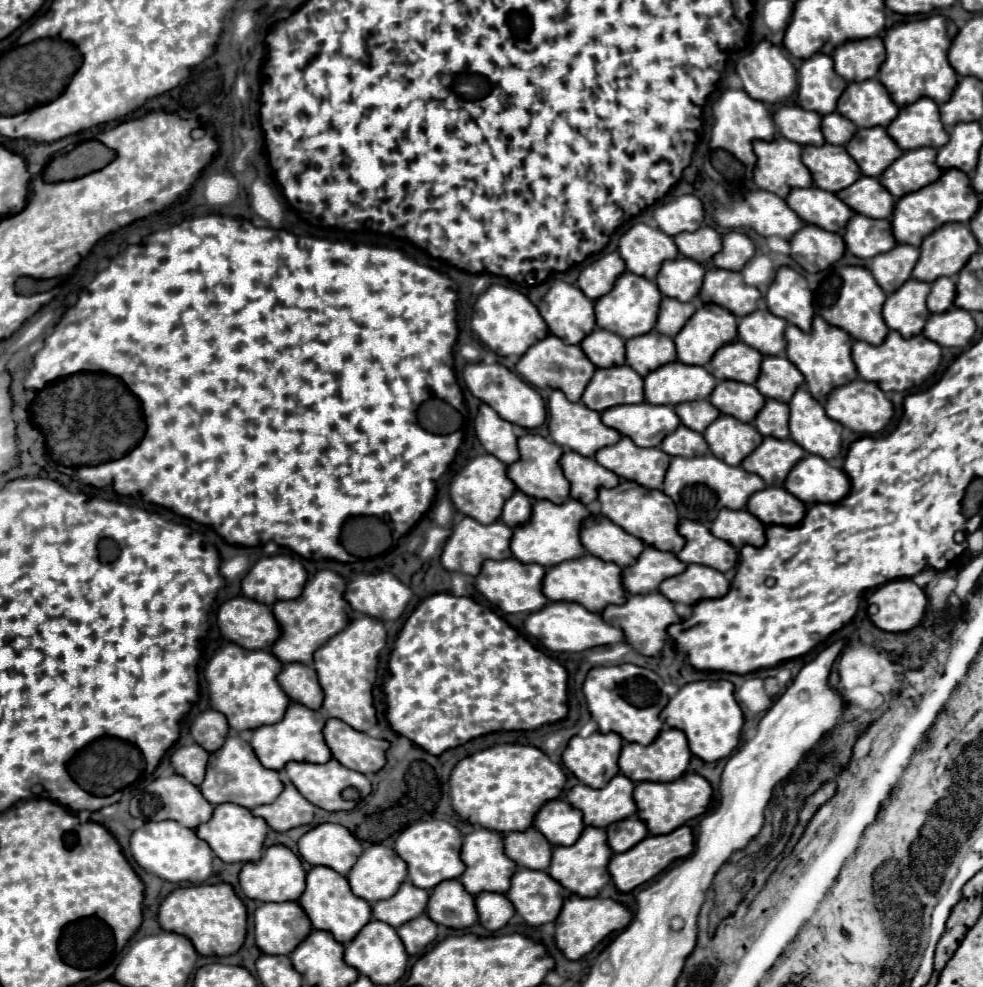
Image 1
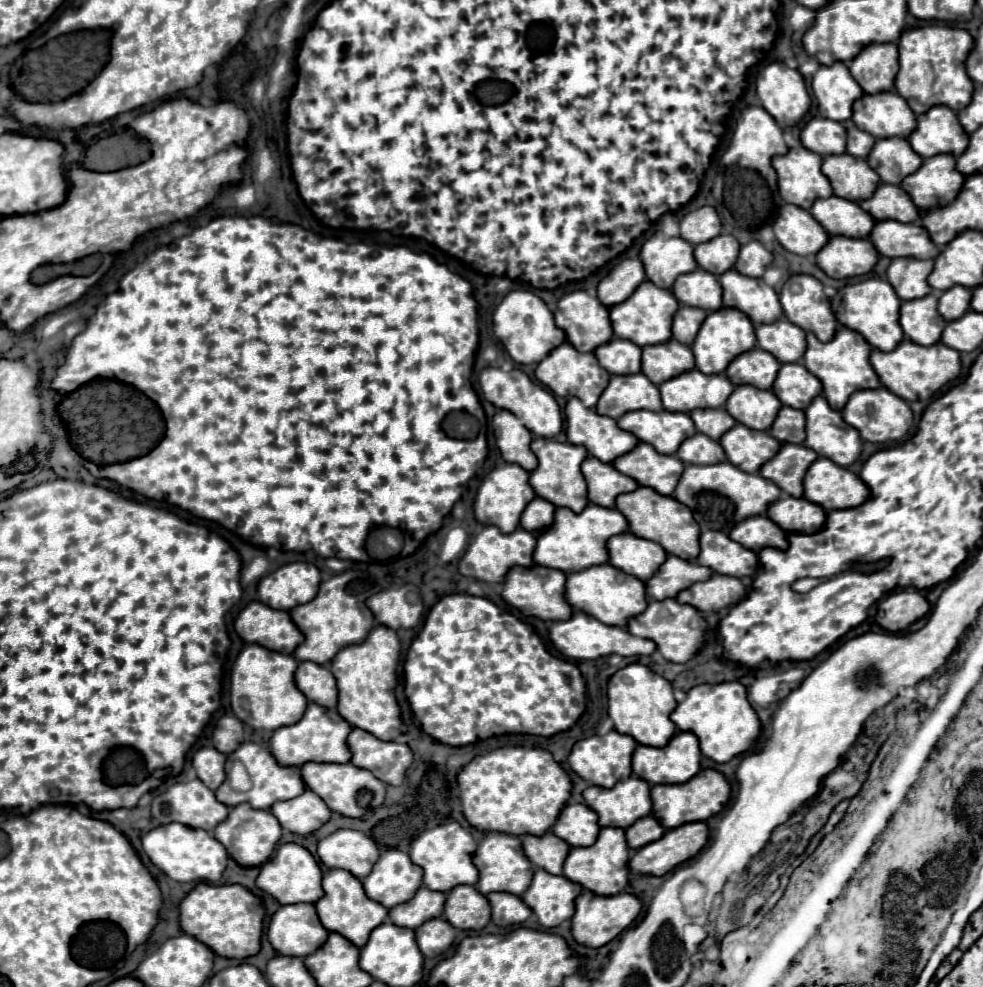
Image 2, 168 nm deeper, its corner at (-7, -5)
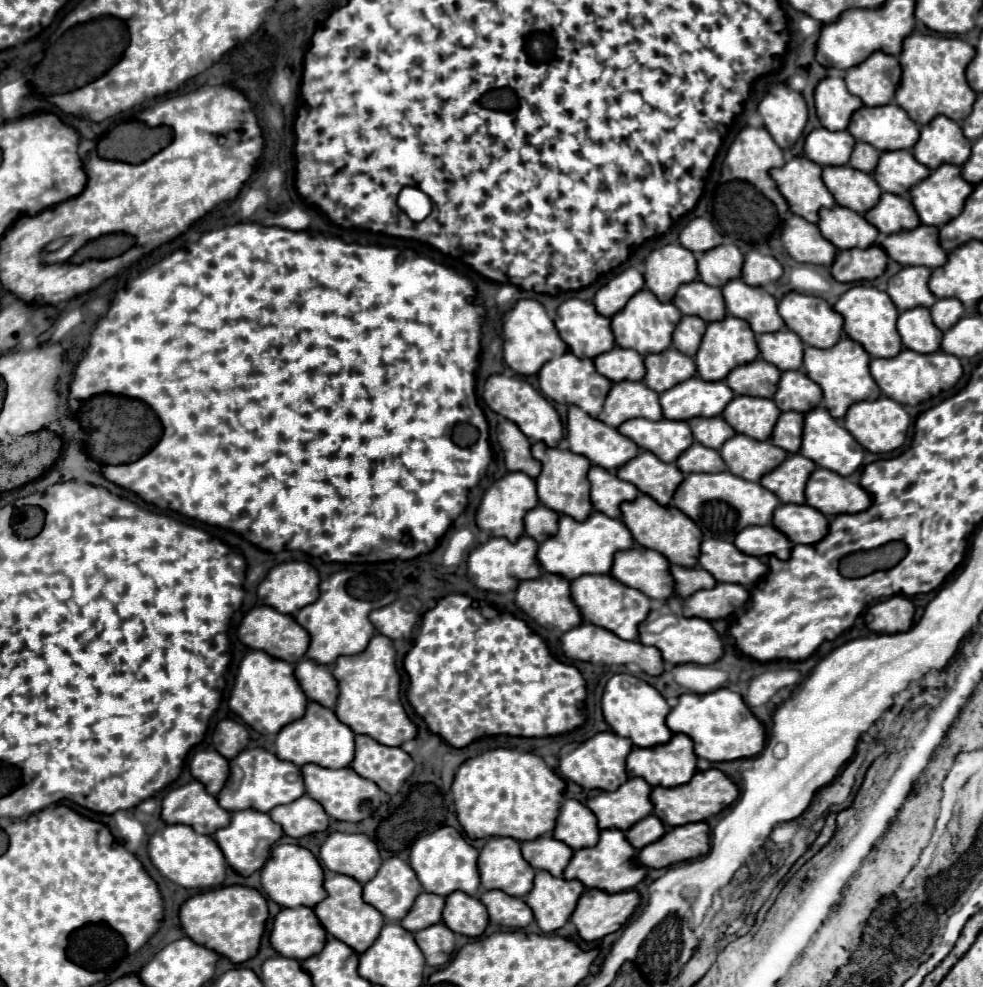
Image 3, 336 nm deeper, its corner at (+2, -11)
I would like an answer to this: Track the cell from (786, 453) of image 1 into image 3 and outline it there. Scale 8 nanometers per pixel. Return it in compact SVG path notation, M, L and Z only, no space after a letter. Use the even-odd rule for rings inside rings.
M795 453L789 455L789 459L783 461L777 469L767 473L761 479L761 485L773 491L781 503L805 503L805 485L815 467L817 465L811 459Z

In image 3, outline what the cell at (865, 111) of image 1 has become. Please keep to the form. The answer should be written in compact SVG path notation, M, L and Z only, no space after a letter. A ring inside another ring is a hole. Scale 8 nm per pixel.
M897 103L881 107L861 107L853 113L847 131L855 141L873 145L879 153L911 149L919 139L919 127Z

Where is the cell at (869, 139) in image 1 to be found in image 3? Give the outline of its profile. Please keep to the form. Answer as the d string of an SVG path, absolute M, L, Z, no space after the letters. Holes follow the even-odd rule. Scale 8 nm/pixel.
M887 151L881 155L873 177L883 191L907 195L909 187L915 187L921 179L929 177L929 169L917 163L911 151Z

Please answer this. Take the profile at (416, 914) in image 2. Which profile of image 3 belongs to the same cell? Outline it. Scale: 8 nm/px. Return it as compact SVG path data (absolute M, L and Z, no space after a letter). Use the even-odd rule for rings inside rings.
M421 893L417 897L413 909L407 913L407 917L401 919L401 927L415 933L433 923L439 923L443 907L445 907L445 897L433 895L433 893Z

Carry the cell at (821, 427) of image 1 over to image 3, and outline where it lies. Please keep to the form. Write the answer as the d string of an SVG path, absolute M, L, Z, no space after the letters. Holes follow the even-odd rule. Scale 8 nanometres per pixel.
M819 405L813 411L809 411L805 415L805 431L803 431L803 445L801 445L801 455L805 455L807 459L811 459L815 465L829 469L829 471L837 471L839 475L851 475L855 469L859 469L861 461L863 461L863 447L851 437L851 433L841 427L831 415L829 411Z

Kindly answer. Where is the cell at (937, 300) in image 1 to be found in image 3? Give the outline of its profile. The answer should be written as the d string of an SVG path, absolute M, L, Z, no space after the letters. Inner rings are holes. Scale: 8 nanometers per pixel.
M937 299L937 303L929 311L933 315L933 323L941 331L947 331L949 327L953 327L953 323L957 323L957 319L963 317L965 307L959 299Z

